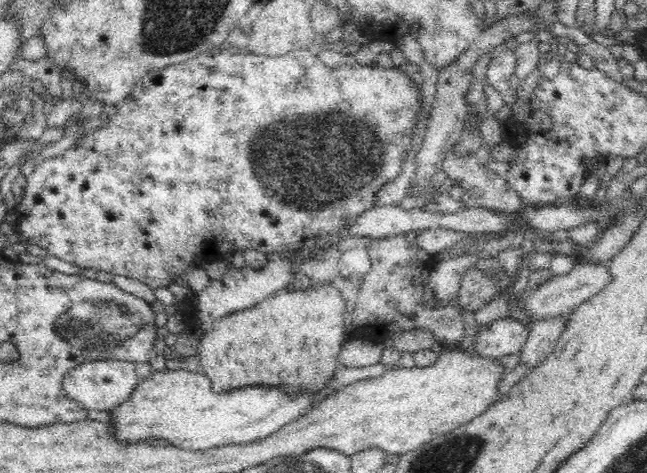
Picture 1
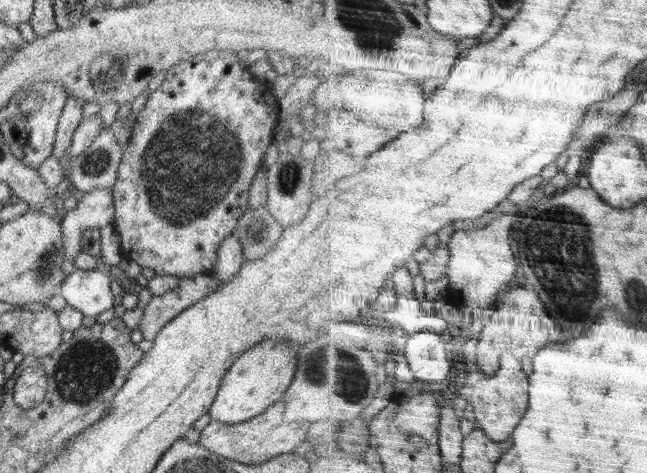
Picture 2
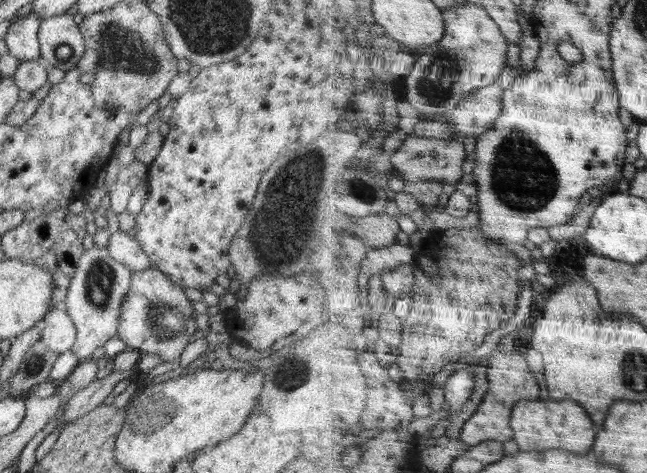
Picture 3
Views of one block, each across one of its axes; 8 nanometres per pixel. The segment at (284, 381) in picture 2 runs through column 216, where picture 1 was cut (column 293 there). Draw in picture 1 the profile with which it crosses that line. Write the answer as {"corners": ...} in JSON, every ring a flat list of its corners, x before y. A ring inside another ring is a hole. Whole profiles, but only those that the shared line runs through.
{"corners":[[184,369,155,370,148,378,141,380,137,390,124,404,110,411,113,417,112,427,116,429,114,437,123,444,136,444,135,442,145,441,148,438,164,438,177,448,192,451,204,451,262,440,280,430,284,425,290,424,292,420,310,412,313,409,312,404,320,396,319,392,316,394,300,392,296,396,291,396,283,388,283,386,250,386,216,394,211,381,202,372,194,373]]}

